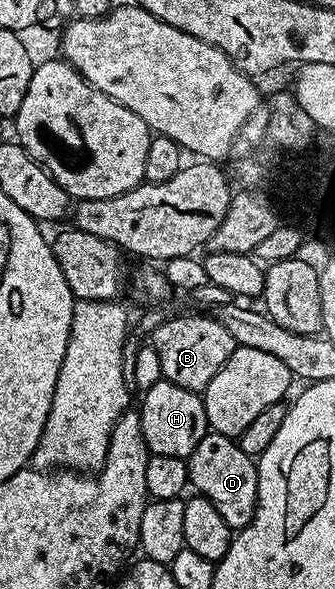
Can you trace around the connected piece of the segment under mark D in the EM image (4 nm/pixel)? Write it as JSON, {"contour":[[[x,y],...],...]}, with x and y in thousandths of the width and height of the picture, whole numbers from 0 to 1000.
{"contour":[[[621,732],[612,745],[600,745],[588,759],[576,759],[567,776],[555,778],[555,786],[567,829],[591,842],[624,846],[636,861],[648,861],[660,881],[672,881],[690,900],[728,898],[767,868],[773,791],[764,778],[731,772],[704,744]]]}

